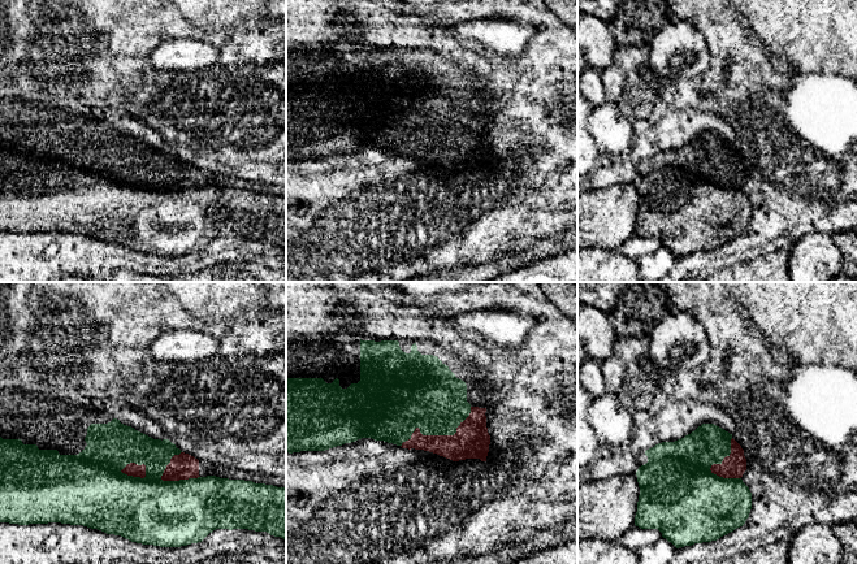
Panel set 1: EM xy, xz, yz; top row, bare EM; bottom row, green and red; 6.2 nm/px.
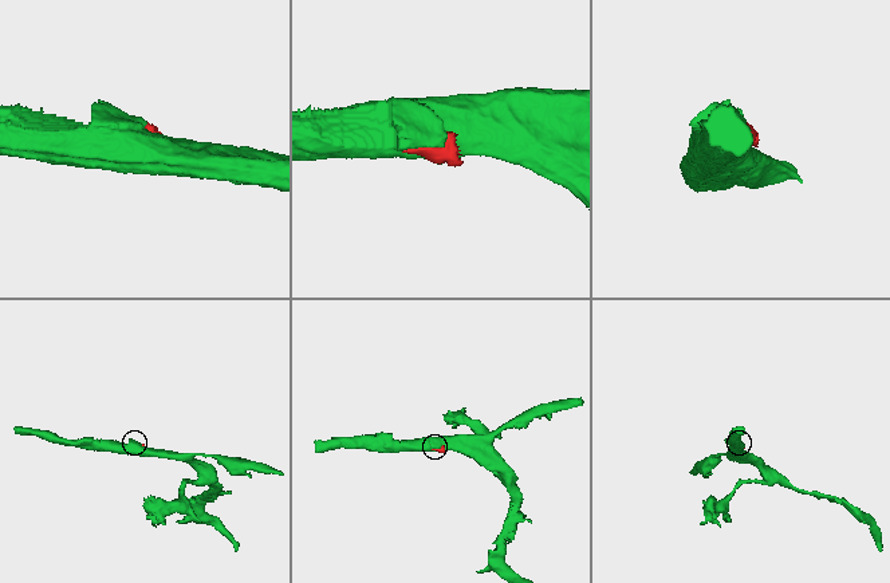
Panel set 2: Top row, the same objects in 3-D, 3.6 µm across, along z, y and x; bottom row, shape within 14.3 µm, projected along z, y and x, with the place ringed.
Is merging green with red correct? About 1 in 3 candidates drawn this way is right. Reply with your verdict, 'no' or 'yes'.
no

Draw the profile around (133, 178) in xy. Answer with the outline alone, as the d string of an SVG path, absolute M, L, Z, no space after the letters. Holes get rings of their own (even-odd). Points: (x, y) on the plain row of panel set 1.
M130 172L121 181L127 185L144 187L146 186L146 174L144 173L138 174L135 172Z

